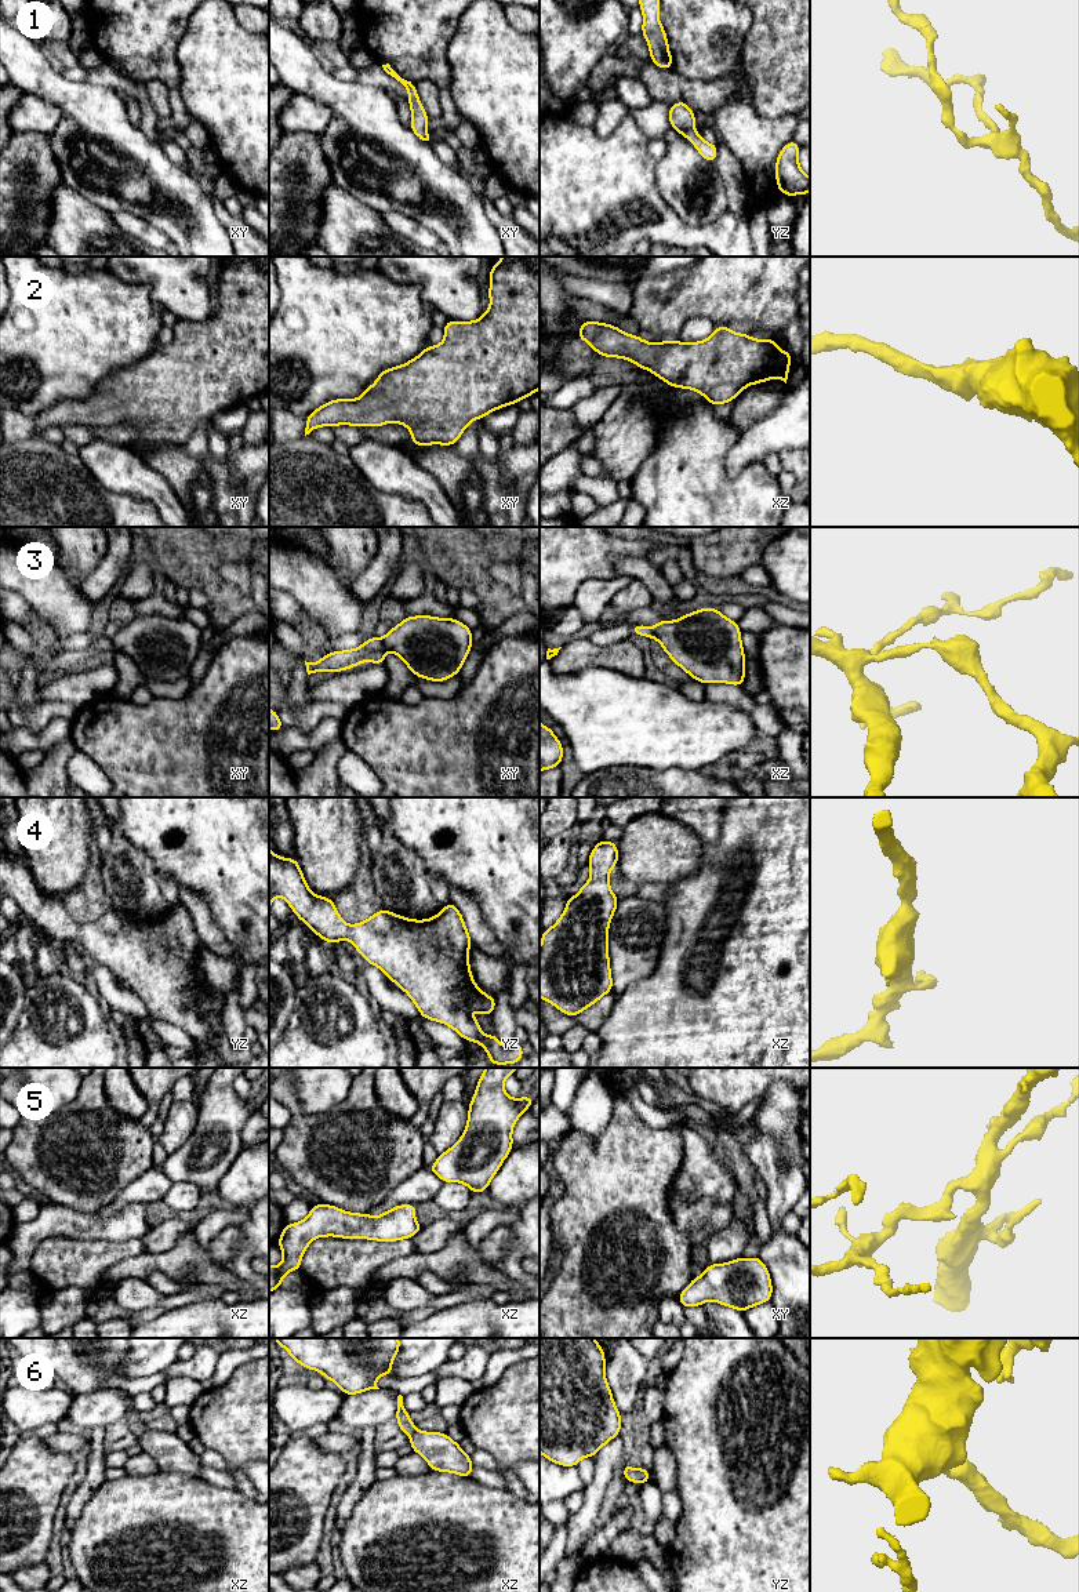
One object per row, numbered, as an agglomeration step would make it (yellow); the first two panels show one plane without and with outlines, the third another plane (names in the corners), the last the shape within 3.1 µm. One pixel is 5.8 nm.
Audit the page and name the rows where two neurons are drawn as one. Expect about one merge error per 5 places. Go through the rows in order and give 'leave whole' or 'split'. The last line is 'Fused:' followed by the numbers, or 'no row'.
1: leave whole
2: leave whole
3: split
4: leave whole
5: leave whole
6: leave whole
Fused: 3

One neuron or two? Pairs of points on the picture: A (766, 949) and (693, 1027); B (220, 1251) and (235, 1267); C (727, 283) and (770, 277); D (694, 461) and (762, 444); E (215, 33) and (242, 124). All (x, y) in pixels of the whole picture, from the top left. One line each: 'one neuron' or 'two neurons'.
A: one neuron
B: one neuron
C: one neuron
D: two neurons
E: one neuron

